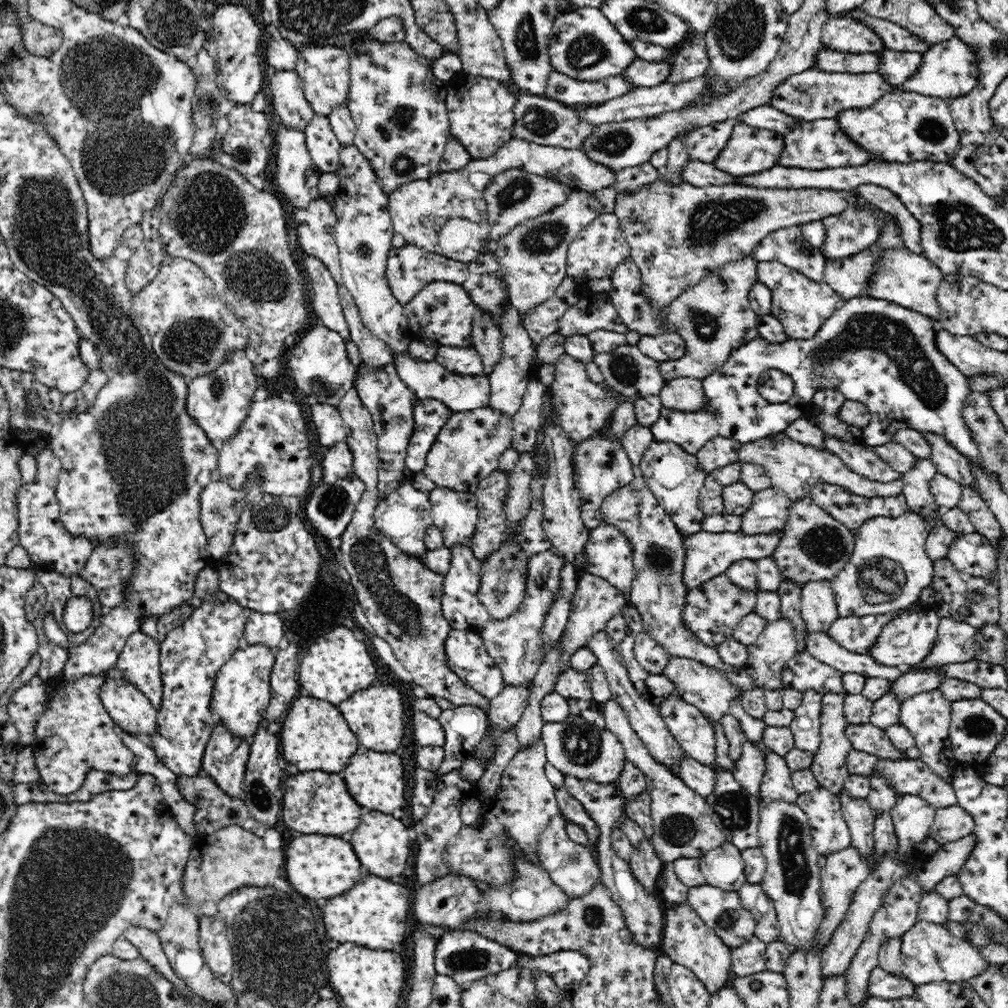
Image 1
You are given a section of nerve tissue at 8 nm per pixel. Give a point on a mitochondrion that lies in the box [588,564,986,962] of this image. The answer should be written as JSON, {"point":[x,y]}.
{"point":[795,869]}

